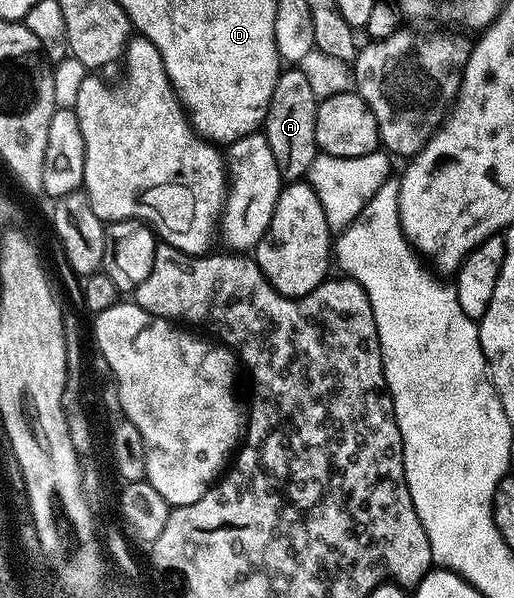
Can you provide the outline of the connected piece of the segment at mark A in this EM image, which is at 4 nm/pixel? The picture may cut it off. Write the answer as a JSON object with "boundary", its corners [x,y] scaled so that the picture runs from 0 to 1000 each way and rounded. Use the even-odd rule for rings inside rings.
{"boundary":[[[564,112],[556,117],[543,124],[529,162],[523,164],[521,189],[510,211],[510,222],[529,247],[529,259],[549,301],[558,306],[589,301],[619,258],[613,199],[621,167],[580,112]]]}

